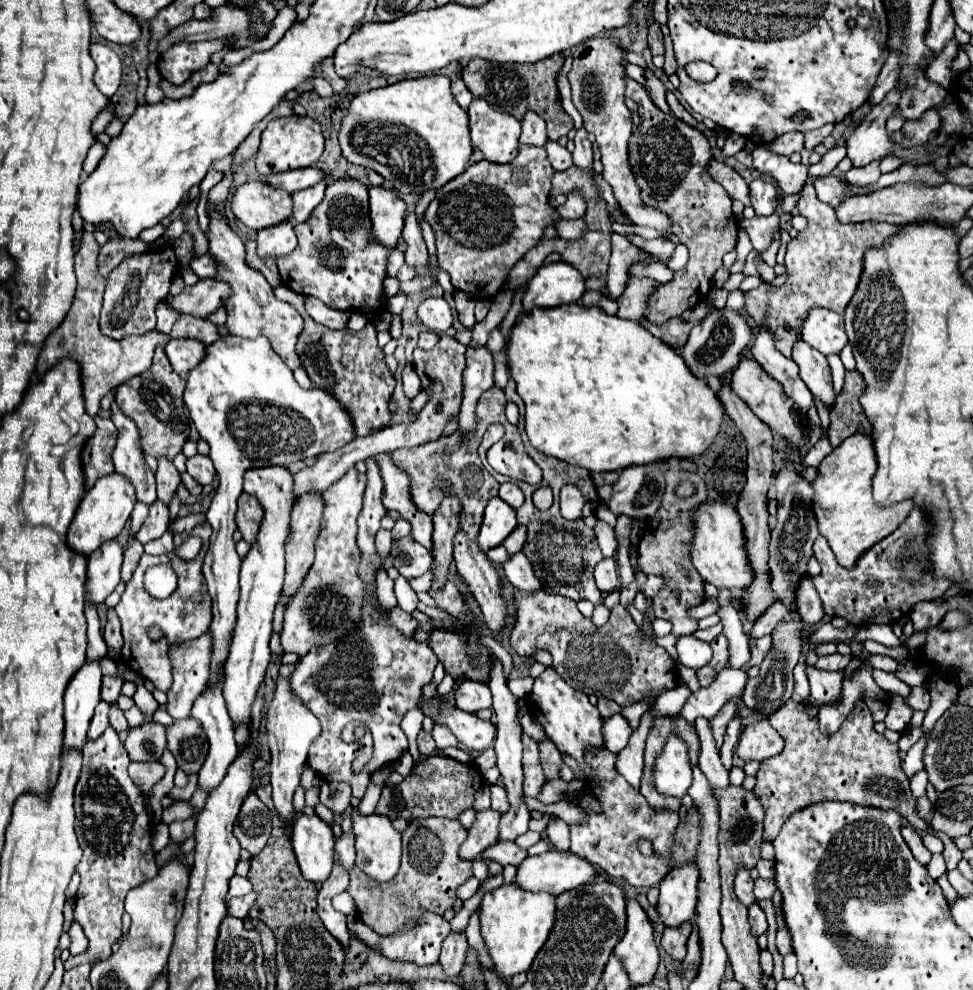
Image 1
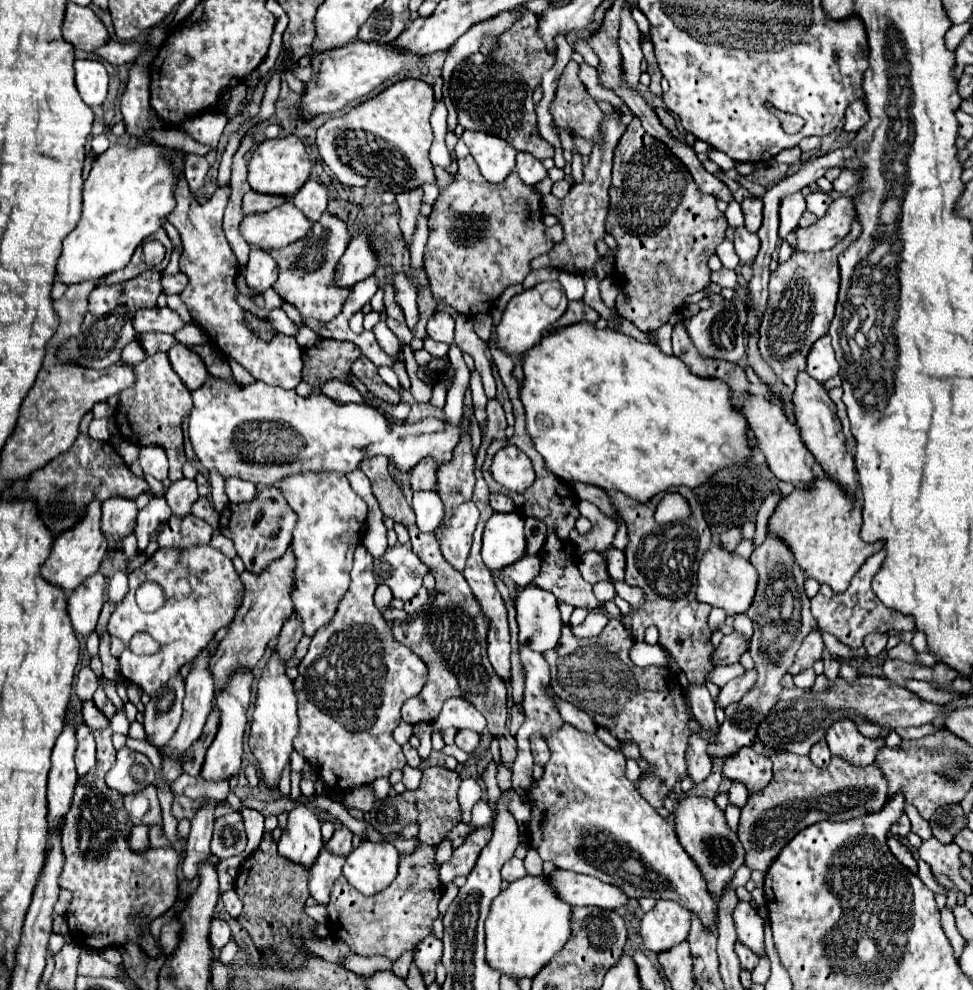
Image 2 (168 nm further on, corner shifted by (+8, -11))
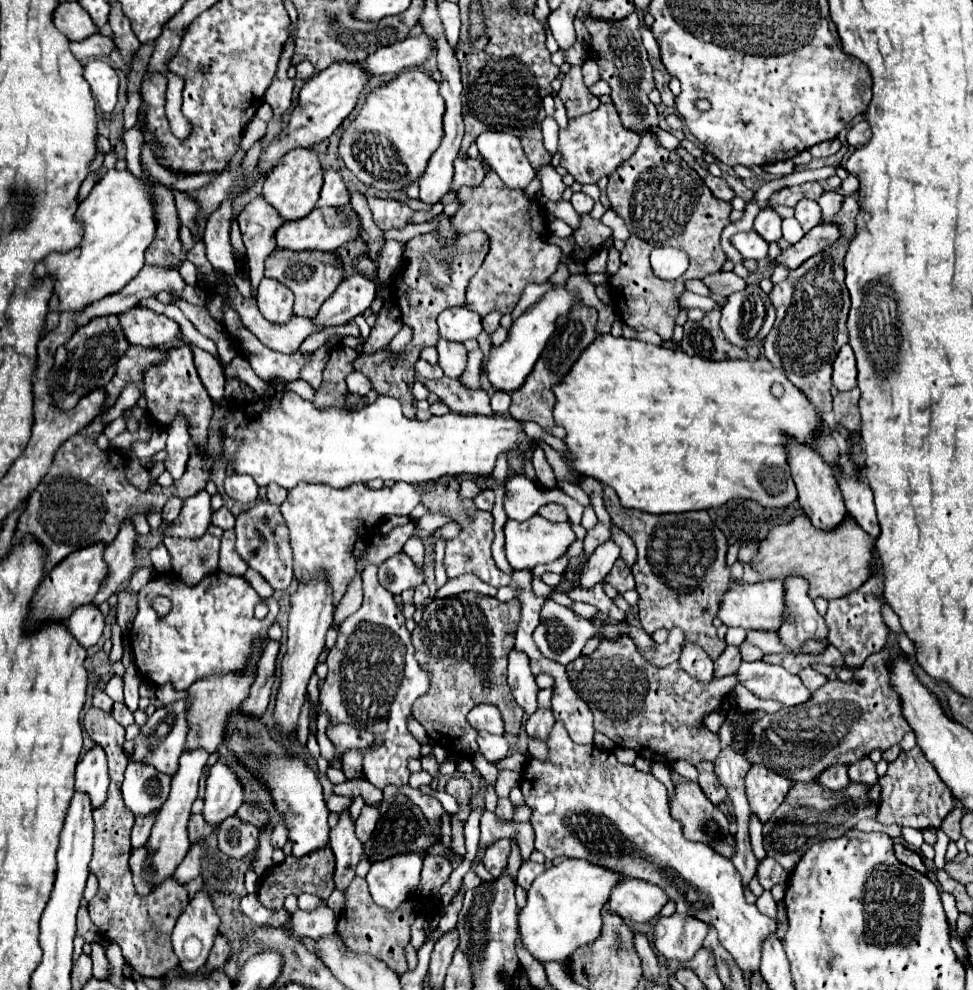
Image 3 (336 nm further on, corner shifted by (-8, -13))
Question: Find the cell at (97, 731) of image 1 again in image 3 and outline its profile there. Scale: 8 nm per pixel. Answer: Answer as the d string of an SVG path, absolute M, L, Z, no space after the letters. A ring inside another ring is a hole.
M92 746L76 766L76 790L82 790L90 796L92 806L98 808L106 800L108 790L108 764L102 748Z

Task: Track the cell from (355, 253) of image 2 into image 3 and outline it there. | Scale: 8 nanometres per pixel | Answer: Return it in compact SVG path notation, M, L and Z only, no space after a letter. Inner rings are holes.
M356 272L340 282L336 292L324 302L316 324L340 326L350 322L356 314L362 314L376 296L376 282L362 272Z

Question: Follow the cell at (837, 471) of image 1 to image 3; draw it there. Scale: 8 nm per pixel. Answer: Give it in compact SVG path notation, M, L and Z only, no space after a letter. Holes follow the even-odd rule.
M798 514L790 522L774 526L768 532L760 542L752 566L760 572L762 580L784 578L790 574L804 576L810 582L810 598L824 596L826 600L832 600L848 596L870 578L874 544L876 538L868 536L868 532L864 532L850 514L846 514L842 524L834 530L820 530L810 524L806 514Z

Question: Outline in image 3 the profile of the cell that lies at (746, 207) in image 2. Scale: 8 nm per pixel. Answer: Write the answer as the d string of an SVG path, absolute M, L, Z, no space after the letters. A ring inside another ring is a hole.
M762 208L760 214L754 220L754 230L766 240L766 242L776 242L782 238L782 230L780 230L780 222L782 218L774 212L774 208Z

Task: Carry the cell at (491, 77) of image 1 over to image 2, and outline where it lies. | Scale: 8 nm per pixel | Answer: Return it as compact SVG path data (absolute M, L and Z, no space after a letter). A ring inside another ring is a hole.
M526 6L516 8L520 18L500 34L498 48L490 54L470 54L456 66L450 78L450 100L458 112L458 124L466 130L480 130L496 134L510 142L518 152L530 152L534 158L544 160L554 156L554 148L536 134L536 112L532 104L532 92L540 84L540 78L556 62L552 52L546 52L544 40L536 34L538 18Z

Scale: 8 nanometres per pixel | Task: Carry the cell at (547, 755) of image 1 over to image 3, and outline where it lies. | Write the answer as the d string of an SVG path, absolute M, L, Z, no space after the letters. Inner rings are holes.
M550 688L538 692L538 708L526 720L526 734L540 742L548 742L550 730L554 726L554 716L550 712L550 694L552 694Z

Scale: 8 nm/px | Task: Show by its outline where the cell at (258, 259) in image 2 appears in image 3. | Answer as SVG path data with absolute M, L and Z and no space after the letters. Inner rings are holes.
M262 278L256 300L258 300L258 308L266 320L276 322L276 324L284 324L290 320L294 296L278 280Z

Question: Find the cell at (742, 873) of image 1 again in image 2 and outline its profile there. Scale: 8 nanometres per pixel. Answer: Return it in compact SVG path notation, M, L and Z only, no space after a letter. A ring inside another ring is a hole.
M738 902L734 910L734 922L740 944L748 946L756 956L766 956L764 926L756 908L750 906L750 902Z

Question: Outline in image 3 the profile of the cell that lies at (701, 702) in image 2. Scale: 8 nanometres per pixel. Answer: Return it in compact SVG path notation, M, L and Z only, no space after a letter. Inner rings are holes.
M686 642L680 658L680 666L702 684L710 684L714 680L714 662L708 658L708 654L698 648L696 644Z

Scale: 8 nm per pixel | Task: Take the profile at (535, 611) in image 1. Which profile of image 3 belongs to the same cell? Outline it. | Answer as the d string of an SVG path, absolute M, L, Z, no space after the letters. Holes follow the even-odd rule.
M628 636L604 640L596 654L602 658L578 658L566 668L572 688L590 706L598 732L606 734L620 748L636 750L638 756L650 762L672 764L686 760L698 764L702 760L716 760L720 754L720 736L710 732L702 720L706 714L718 710L722 698L740 686L736 674L700 684L688 676L680 664L666 668L652 666Z

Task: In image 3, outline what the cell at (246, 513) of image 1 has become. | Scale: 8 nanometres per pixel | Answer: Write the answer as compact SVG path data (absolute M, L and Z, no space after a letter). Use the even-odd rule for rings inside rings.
M268 498L260 500L254 508L242 512L236 518L236 550L250 568L262 574L262 578L274 590L286 590L292 582L292 546L288 542L288 526L280 512L280 504L272 504Z

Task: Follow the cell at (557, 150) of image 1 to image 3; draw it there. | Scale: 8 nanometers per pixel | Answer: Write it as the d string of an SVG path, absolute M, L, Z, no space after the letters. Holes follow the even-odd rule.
M576 192L576 194L570 198L570 202L572 202L572 206L574 206L574 210L576 210L578 214L586 214L586 212L590 212L592 206L594 206L594 200L592 200L590 196L586 196L584 192Z

